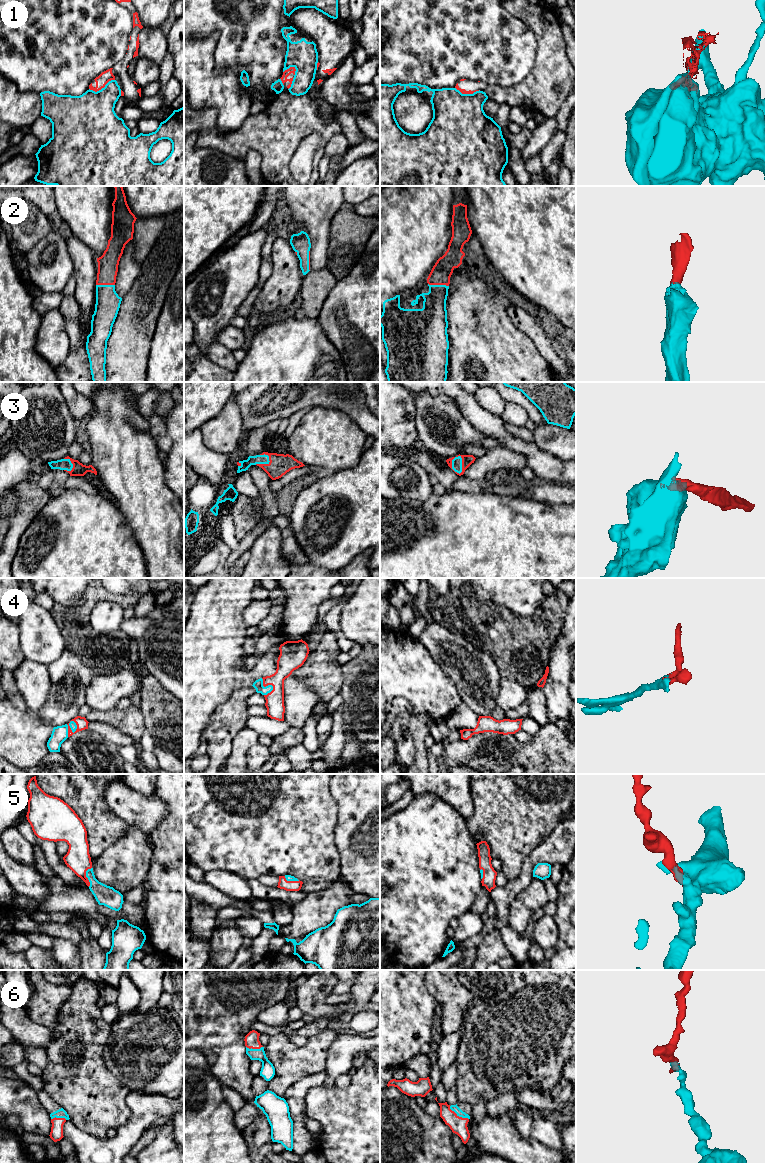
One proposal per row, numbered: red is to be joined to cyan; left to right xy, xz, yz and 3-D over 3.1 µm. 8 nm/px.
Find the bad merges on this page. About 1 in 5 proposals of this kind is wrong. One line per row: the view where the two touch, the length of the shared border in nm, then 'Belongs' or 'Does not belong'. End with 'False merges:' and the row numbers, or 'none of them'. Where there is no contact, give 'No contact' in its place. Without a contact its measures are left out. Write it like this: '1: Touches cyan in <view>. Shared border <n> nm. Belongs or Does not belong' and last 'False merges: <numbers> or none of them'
1: Touches cyan in xy. Shared border 220 nm. Does not belong
2: Touches cyan in yz. Shared border 170 nm. Belongs
3: Touches cyan in yz. Shared border 160 nm. Belongs
4: Touches cyan in xy. Shared border 140 nm. Belongs
5: Touches cyan in xy. Shared border 160 nm. Belongs
6: Touches cyan in yz. Shared border 190 nm. Belongs
False merges: 1

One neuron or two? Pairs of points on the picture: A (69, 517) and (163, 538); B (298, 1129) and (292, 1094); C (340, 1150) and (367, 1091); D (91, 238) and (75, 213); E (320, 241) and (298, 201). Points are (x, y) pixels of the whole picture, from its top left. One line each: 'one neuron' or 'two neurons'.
A: two neurons
B: one neuron
C: one neuron
D: one neuron
E: one neuron

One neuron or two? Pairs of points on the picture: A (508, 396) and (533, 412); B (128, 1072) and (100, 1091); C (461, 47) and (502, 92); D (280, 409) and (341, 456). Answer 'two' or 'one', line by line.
A: one
B: two
C: two
D: two

